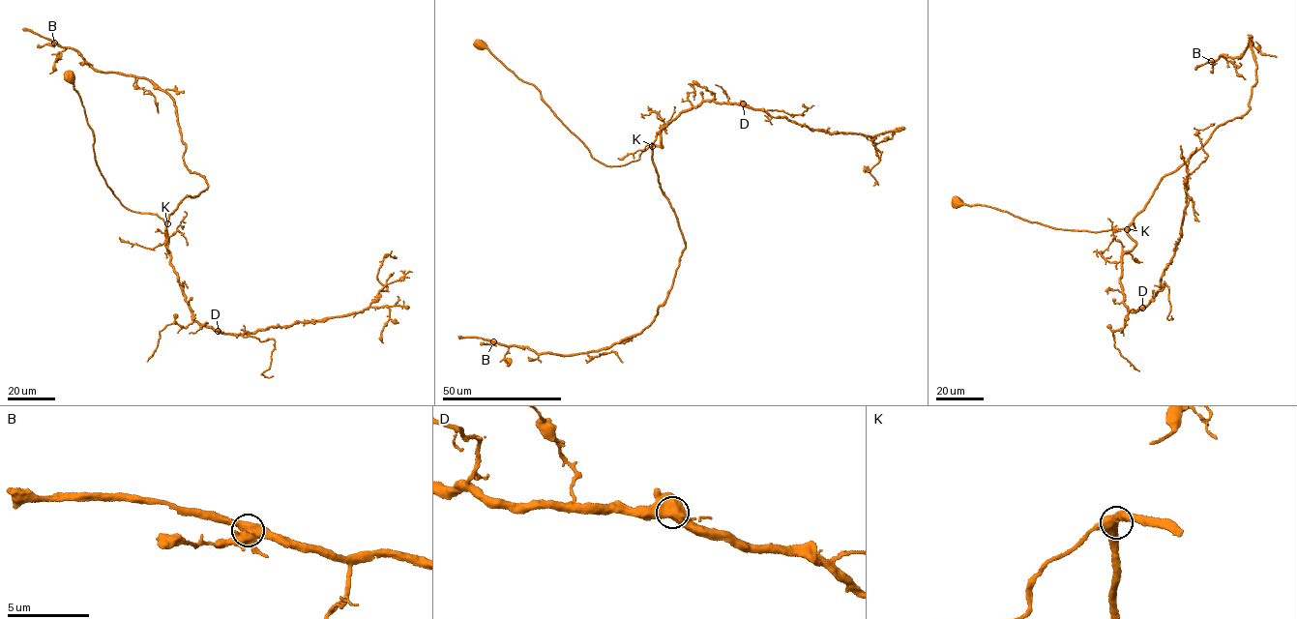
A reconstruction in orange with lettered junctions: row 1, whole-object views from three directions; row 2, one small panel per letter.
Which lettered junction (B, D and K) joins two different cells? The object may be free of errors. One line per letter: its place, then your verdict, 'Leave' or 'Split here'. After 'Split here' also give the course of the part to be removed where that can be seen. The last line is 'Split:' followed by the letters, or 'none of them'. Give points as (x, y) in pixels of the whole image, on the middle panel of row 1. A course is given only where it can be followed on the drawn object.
B: Place: (493, 341). Leave
D: Place: (743, 103). Leave
K: Place: (652, 146). Leave
Split: none of them

